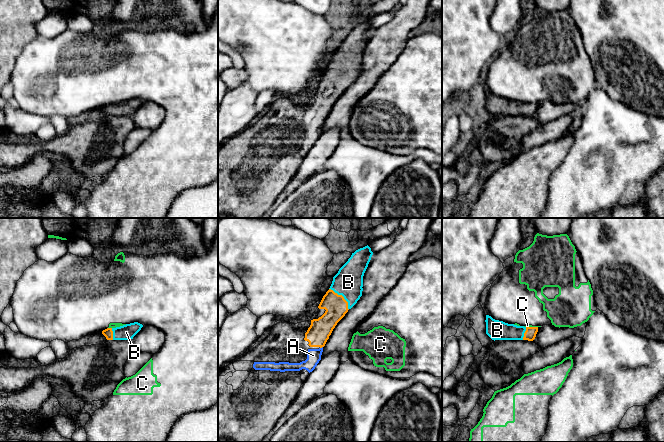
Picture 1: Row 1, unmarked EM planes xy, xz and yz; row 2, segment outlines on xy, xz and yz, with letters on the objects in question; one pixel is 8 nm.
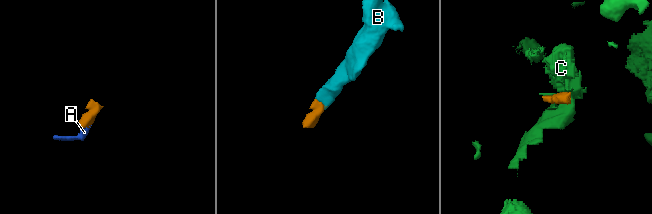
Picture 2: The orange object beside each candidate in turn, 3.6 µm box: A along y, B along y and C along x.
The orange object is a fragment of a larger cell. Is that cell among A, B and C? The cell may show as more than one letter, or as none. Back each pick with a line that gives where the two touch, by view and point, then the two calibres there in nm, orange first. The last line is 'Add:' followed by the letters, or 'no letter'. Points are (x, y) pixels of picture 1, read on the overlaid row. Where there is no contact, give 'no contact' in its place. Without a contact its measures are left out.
A: xz (321, 347) | 180/110 nm
B: xz (342, 296) | 180/240 nm
Add: A, B

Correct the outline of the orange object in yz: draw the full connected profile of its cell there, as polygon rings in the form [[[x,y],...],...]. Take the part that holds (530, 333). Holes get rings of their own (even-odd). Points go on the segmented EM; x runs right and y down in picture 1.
[[[486,315],[486,334],[492,340],[528,340],[533,341],[538,327],[524,327],[495,320]]]

